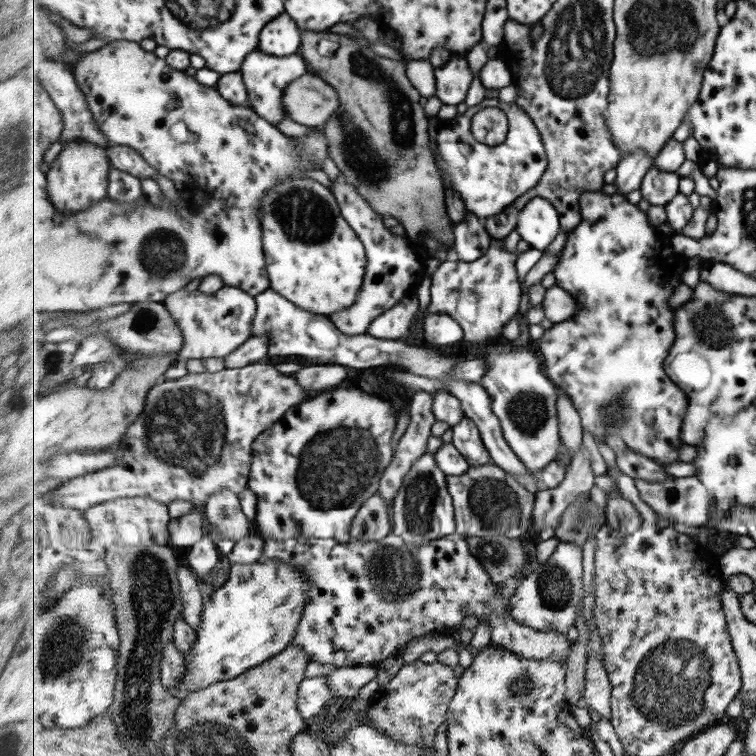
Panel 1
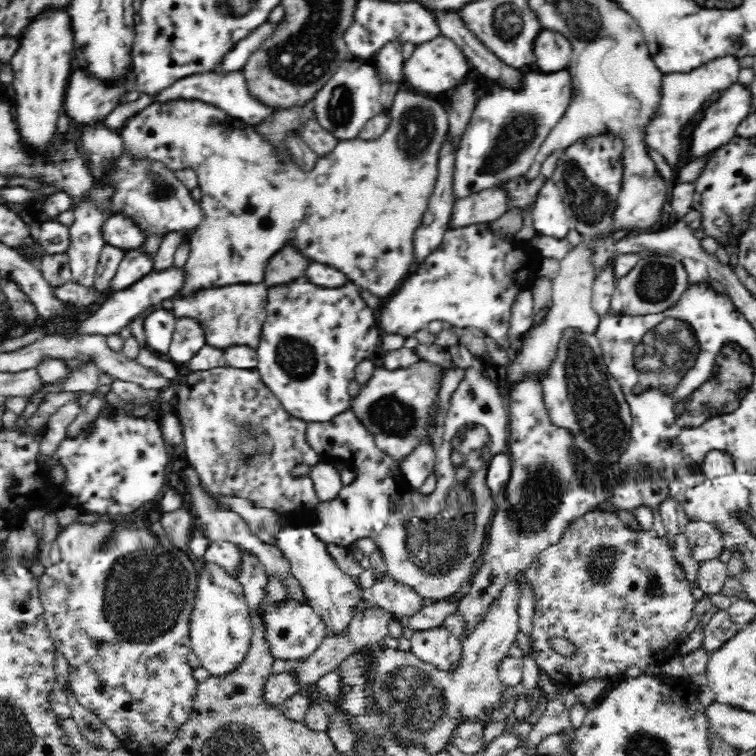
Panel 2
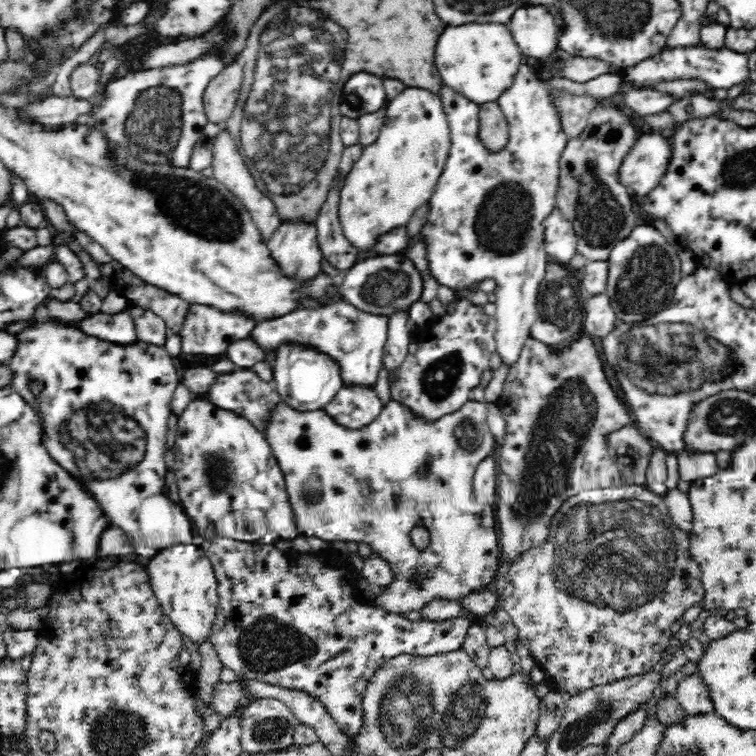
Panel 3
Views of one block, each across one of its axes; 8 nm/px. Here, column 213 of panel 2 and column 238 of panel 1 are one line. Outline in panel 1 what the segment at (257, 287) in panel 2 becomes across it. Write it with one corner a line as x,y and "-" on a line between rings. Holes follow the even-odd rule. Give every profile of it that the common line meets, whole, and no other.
225,285
214,293
205,293
197,288
193,291
181,289
169,295
163,302
177,319
185,335
185,346
178,360
188,358
225,358
253,336
253,319
257,314
257,302
248,292

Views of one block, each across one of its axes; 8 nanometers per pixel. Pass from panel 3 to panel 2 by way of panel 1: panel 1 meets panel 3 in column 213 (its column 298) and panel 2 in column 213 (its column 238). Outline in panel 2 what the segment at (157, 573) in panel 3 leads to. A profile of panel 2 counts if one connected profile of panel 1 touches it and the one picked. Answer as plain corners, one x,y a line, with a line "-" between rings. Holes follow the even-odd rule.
213,563
204,564
198,578
198,590
194,600
194,610
190,614
190,638
192,650
198,656
200,663
211,676
228,676
240,668
248,654
250,642
254,633
252,613
246,602
244,587
238,579
233,578
220,566

